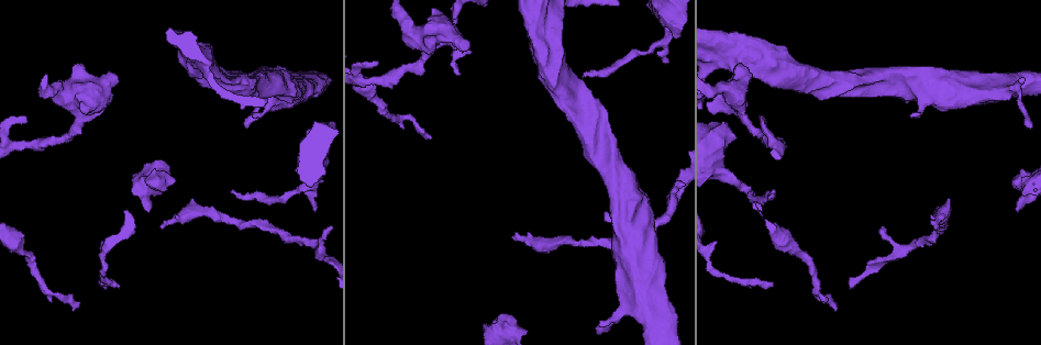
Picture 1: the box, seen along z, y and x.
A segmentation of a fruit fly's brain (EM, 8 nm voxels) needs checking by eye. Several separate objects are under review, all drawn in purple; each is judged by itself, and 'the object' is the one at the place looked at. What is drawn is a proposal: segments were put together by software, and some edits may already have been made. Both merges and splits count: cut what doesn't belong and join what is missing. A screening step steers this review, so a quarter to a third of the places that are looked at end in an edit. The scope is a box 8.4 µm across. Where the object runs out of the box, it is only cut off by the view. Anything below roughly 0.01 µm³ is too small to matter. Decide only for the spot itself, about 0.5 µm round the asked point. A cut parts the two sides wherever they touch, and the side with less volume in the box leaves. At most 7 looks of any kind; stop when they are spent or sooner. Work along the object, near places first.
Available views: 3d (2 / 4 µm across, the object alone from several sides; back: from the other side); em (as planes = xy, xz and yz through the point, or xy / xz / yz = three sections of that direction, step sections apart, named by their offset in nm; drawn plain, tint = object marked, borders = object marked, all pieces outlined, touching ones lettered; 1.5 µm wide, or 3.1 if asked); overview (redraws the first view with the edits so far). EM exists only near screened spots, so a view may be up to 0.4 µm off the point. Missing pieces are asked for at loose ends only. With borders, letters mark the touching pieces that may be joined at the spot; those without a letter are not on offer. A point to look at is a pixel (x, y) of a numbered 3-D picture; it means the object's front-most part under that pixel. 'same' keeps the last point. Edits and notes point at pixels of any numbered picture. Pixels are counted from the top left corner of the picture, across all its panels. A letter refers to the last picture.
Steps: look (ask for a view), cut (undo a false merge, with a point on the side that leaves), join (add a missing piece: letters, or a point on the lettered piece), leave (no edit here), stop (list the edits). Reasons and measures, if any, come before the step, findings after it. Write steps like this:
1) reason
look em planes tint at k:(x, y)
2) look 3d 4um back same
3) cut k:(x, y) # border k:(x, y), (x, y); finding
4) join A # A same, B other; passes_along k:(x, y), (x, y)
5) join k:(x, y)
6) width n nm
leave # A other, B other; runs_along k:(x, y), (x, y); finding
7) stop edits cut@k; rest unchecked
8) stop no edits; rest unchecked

an open end
look em planes tint at 1:(513, 239)

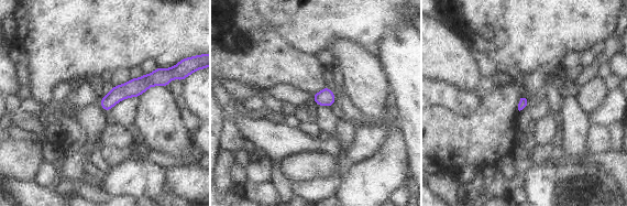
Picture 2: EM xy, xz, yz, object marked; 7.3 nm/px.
look em planes borders same

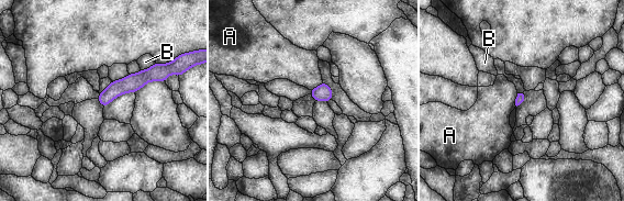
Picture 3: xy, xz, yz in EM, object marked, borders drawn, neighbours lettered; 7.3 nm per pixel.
leave # A other, B other; runs_along 3:(164, 74), (144, 76), (100, 98); no lettered piece goes on from it

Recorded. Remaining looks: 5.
look 3d 4um at 1:(1017, 210)

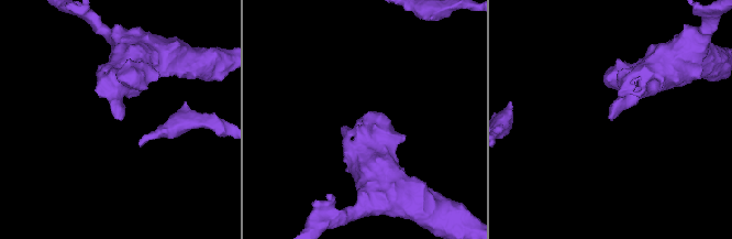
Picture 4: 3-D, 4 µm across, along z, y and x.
look em planes tint at 4:(611, 119)

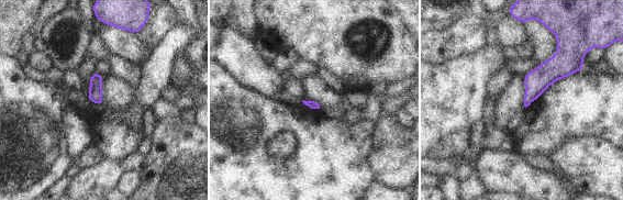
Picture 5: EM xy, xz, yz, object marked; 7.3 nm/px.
see the neighbours
look em planes borders same

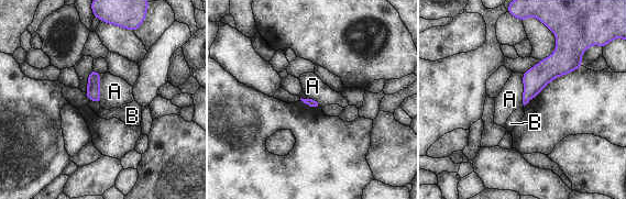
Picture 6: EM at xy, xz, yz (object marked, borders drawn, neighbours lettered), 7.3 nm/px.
leave # A other, B other; no lettered piece goes on from it

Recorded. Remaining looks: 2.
look em planes tint at 1:(834, 304)

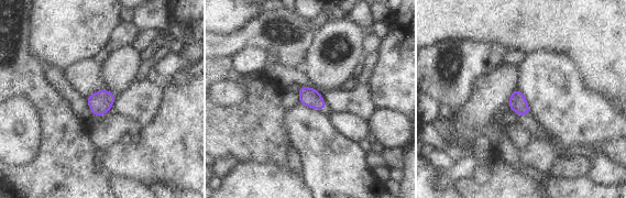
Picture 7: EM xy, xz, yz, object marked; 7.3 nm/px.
look em planes borders same

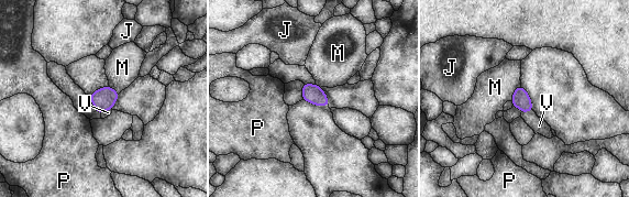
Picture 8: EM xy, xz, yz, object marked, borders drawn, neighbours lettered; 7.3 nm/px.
join V # J other, M other, P other, V same; it goes on there

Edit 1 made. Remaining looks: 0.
stop edits join@8; rest unchecked

